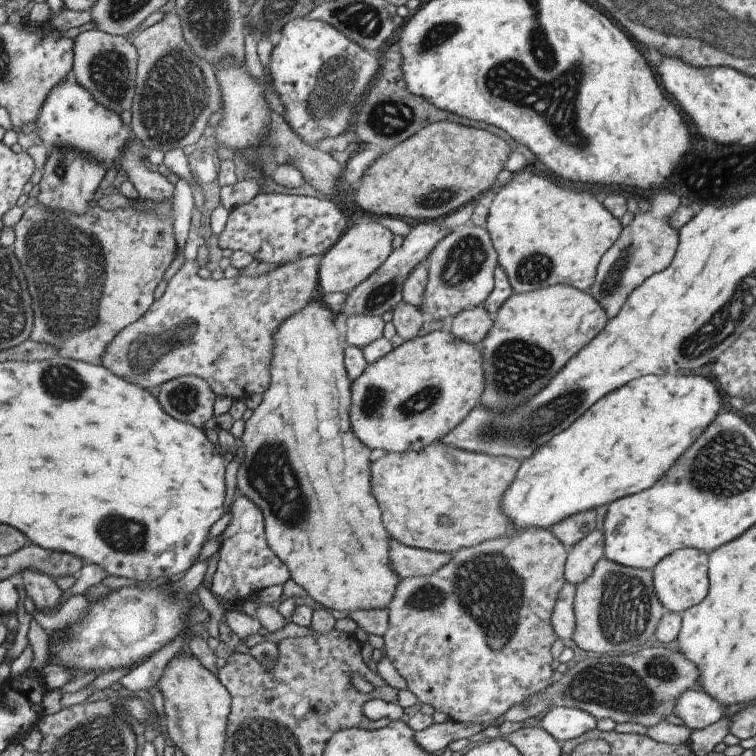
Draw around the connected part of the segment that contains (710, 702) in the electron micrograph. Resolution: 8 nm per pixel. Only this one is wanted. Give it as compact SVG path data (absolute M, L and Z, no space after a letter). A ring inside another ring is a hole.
M693 688L684 691L674 707L674 715L680 718L690 730L703 729L723 716L726 706L714 697L708 696L702 689Z

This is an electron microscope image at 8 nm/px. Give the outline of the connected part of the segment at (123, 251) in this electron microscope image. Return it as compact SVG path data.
M33 204L33 206L23 212L19 222L11 229L14 231L14 242L11 247L12 254L15 256L24 275L27 291L31 299L32 330L28 340L35 343L44 343L52 347L58 357L66 357L82 361L83 363L92 363L93 365L101 363L102 355L113 338L123 328L142 318L143 314L152 306L154 302L153 291L157 284L162 281L163 273L176 255L175 240L173 238L173 217L161 218L155 212L143 212L143 210L137 210L137 208L131 208L131 206L117 208L116 210L103 210L99 206L95 208L87 207L81 215L77 215L68 210L49 209L39 204Z

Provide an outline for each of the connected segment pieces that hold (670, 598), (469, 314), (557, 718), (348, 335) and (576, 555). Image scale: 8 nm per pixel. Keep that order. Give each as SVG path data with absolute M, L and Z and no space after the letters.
M683 548L665 556L652 569L652 584L659 603L665 611L681 614L687 608L696 606L707 594L708 556L703 550Z
M481 305L463 310L451 318L447 333L456 340L469 345L479 345L491 329L492 319Z
M554 707L543 714L540 728L559 742L579 740L583 734L596 729L596 720L587 712L574 707Z
M351 314L345 320L345 341L347 345L361 349L382 338L383 327L379 316Z
M592 531L567 550L564 563L564 580L574 588L582 584L591 574L595 564L603 557L601 531Z

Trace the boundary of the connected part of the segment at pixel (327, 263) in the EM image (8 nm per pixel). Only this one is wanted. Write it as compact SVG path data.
M359 219L345 228L339 239L320 256L317 289L325 293L347 293L366 280L389 256L394 235L375 220Z

